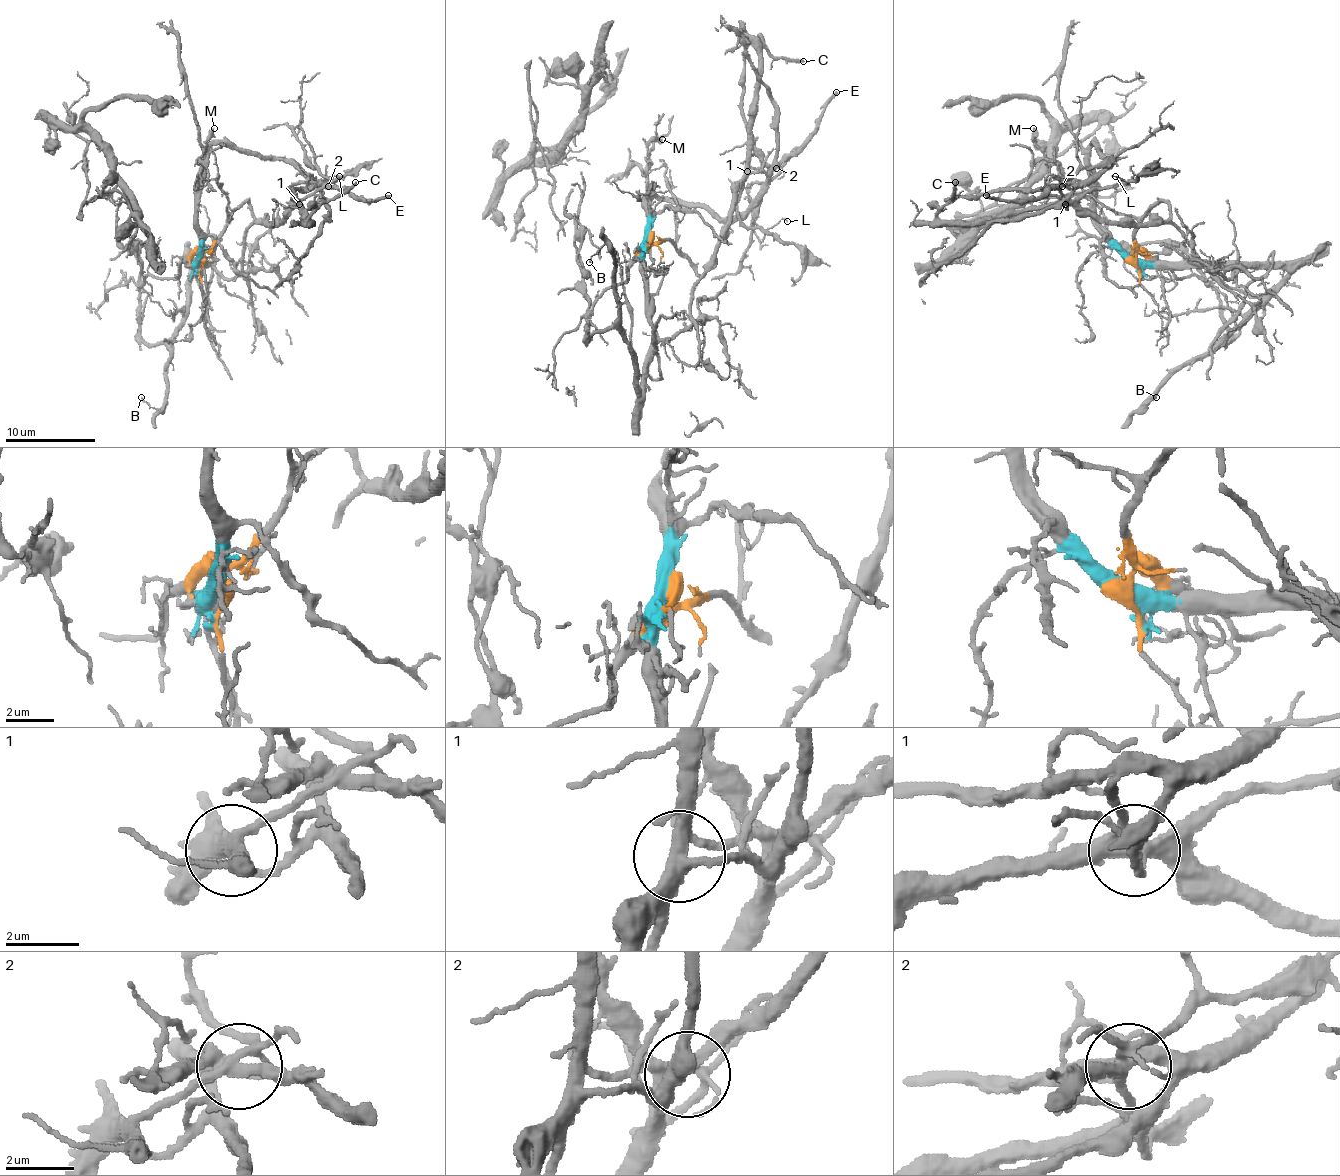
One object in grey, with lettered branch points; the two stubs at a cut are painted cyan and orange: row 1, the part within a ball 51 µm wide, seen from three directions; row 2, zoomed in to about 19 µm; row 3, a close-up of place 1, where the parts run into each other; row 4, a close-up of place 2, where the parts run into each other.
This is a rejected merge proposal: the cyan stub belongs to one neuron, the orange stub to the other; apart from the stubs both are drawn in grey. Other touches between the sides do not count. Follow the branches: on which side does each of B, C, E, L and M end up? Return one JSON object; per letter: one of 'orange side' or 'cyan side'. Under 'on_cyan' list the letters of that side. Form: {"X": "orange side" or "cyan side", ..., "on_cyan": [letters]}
{"B": "cyan side", "C": "orange side", "E": "cyan side", "L": "orange side", "M": "cyan side", "on_cyan": ["B", "E", "M"]}

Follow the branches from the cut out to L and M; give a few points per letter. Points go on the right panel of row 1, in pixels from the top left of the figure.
L: (1131, 260), (1140, 219), (1161, 201), (1170, 213), (1095, 219), (1080, 206), (1122, 183), (1116, 177)
M: (1129, 260), (1095, 219), (1095, 195), (1048, 159), (1035, 143), (1032, 127)

